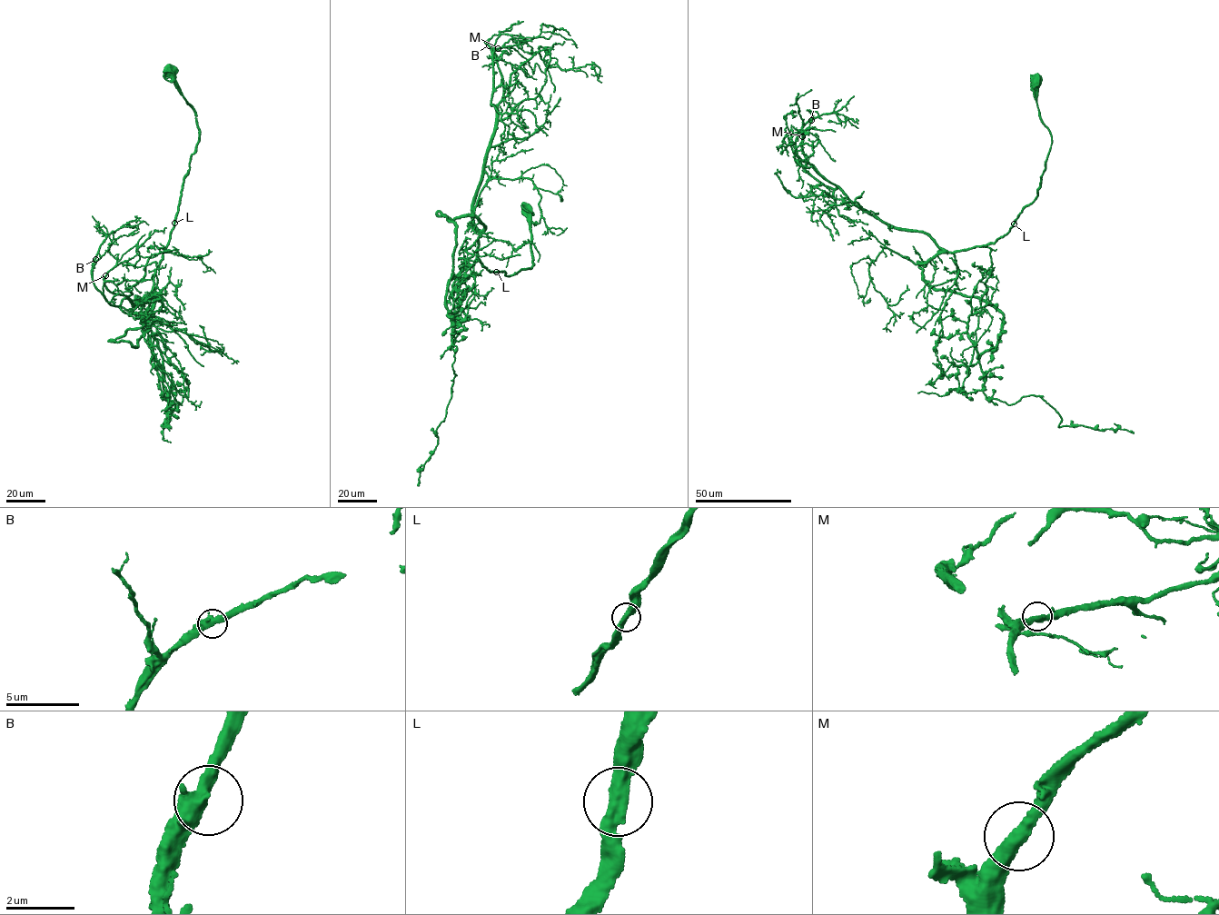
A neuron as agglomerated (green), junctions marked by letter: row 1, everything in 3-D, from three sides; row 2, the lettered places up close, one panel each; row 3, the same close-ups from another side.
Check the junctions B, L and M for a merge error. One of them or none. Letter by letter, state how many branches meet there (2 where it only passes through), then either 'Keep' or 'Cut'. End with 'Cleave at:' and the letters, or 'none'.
B: Branches: 2. Keep
L: Branches: 2. Keep
M: Branches: 2. Keep
Cleave at: none

